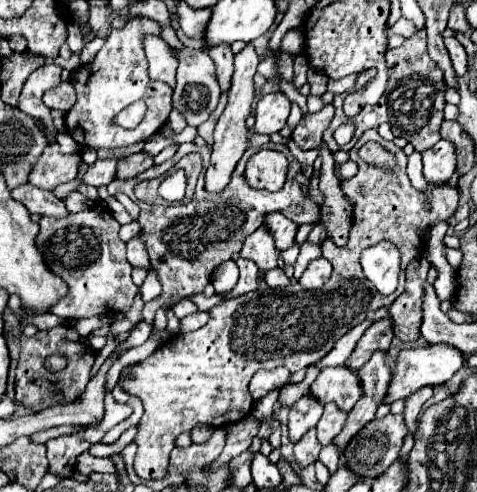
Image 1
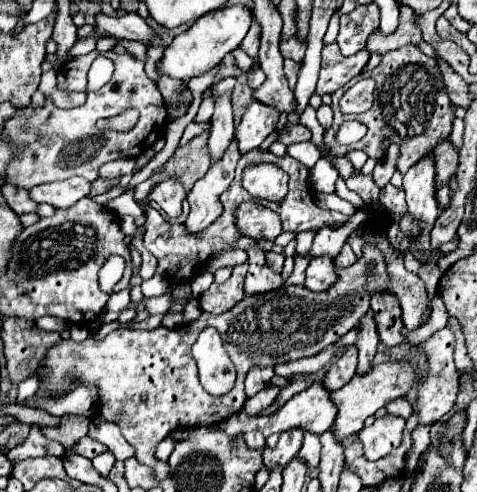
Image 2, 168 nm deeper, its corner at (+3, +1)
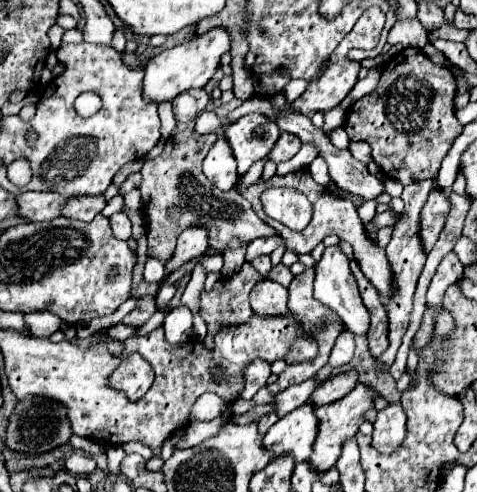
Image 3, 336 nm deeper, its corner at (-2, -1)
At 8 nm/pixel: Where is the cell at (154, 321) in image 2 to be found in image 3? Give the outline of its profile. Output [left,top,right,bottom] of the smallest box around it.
[108,322,136,341]

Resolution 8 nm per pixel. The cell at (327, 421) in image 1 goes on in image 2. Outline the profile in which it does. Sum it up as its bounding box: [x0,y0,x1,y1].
[299,433,321,471]

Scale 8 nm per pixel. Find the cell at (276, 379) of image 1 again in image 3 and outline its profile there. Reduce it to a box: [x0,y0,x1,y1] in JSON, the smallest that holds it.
[242,361,270,401]

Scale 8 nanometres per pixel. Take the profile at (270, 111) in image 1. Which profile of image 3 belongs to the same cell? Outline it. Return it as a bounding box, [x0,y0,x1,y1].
[222,113,280,175]

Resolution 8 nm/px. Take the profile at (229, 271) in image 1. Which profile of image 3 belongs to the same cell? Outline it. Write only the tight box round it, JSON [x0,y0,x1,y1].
[222,245,248,277]

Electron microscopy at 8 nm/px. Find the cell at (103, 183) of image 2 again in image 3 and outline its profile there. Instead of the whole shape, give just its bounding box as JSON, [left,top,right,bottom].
[62,197,104,221]

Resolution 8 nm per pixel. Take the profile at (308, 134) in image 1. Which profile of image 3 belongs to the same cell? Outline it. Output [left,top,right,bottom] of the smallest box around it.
[268,133,302,163]

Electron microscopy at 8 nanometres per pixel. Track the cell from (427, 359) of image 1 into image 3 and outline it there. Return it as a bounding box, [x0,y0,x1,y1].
[308,383,376,473]

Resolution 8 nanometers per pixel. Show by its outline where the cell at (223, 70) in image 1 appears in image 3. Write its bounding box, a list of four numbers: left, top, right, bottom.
[204,137,236,191]

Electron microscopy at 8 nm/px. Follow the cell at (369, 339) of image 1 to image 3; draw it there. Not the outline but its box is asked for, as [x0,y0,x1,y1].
[310,371,356,407]

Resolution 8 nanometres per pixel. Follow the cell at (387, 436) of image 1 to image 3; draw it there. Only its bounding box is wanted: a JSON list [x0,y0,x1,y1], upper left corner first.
[374,403,406,453]

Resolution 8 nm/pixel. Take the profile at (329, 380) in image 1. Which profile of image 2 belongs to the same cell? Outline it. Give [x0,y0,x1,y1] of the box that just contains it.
[219,381,337,437]

